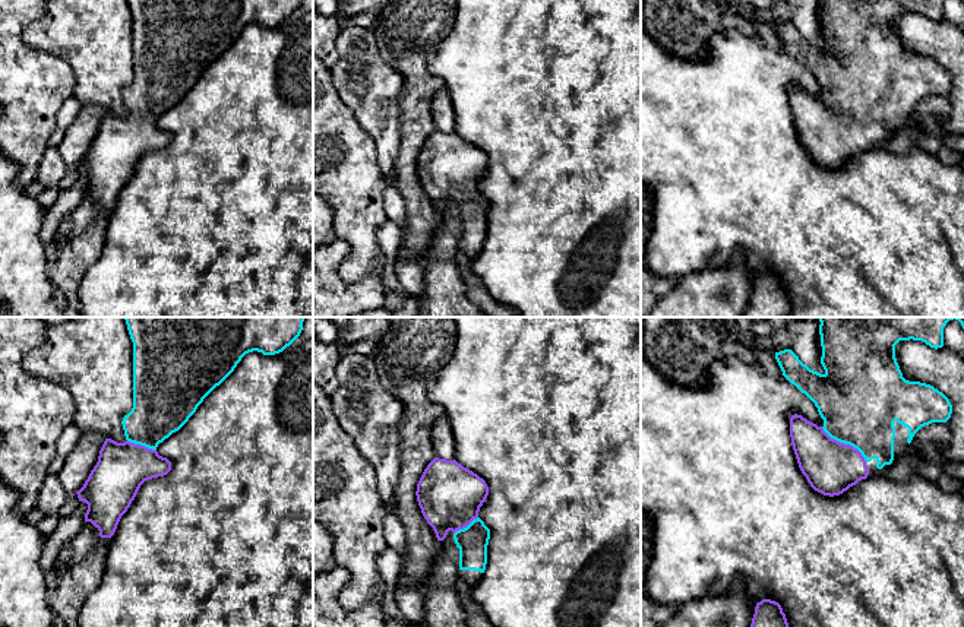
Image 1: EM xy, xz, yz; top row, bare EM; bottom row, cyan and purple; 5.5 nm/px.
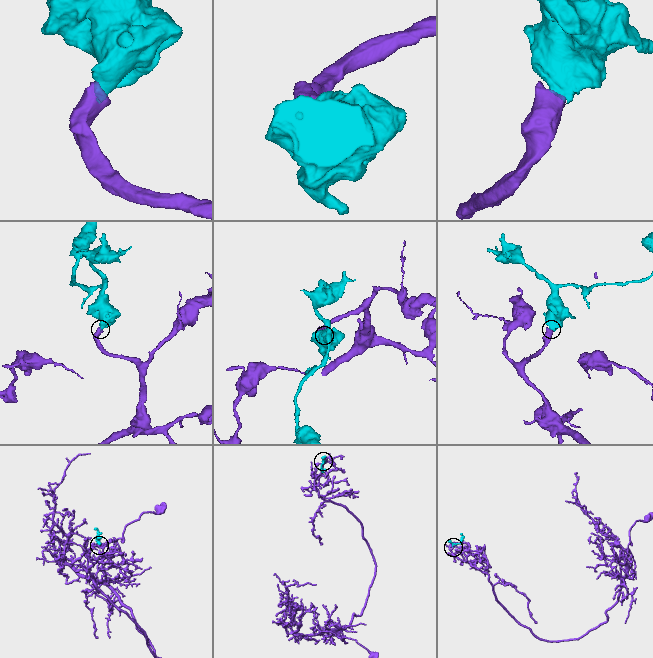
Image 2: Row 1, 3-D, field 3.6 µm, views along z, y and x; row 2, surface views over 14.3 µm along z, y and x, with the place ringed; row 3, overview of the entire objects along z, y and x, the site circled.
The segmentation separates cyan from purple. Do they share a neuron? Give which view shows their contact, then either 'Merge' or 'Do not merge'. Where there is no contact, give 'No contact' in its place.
Touches cyan in yz. Merge

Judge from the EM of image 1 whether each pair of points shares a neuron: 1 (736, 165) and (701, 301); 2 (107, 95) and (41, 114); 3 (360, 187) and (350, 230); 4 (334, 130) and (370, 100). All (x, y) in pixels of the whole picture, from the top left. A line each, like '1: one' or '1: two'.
1: two
2: two
3: one
4: two

